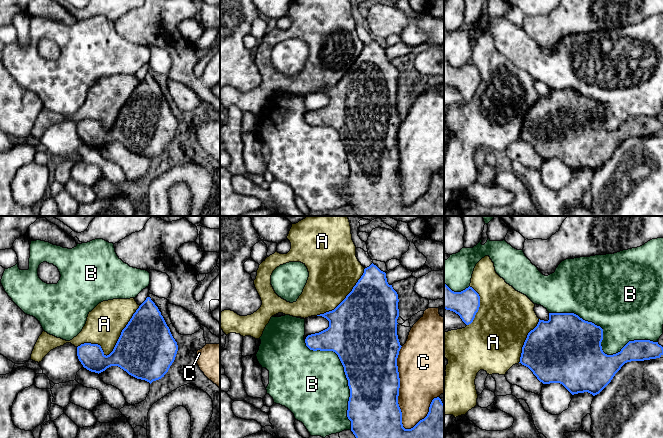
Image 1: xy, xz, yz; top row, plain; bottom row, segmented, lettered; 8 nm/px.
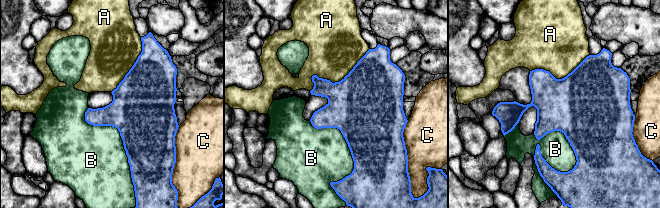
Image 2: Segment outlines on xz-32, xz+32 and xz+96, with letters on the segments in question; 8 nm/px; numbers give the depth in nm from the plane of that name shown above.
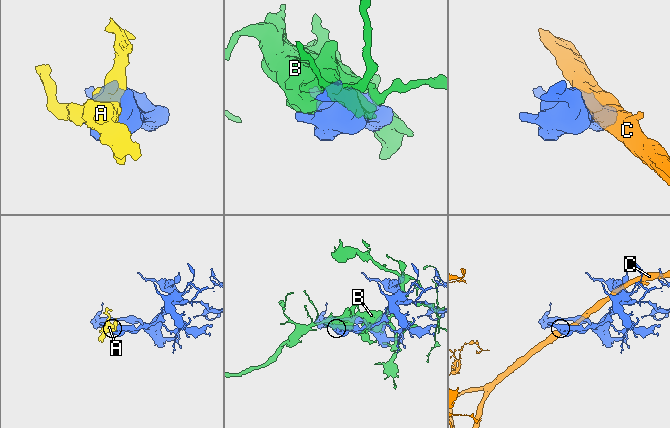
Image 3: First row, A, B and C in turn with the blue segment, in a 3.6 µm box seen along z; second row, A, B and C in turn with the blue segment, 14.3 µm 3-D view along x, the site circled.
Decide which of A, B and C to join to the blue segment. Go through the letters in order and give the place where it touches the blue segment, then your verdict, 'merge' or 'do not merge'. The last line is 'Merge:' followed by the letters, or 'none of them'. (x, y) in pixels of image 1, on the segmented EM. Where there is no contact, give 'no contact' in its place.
A: xy (114, 347) | do not merge
B: yz (602, 339) | do not merge
C: xz (398, 390) | do not merge
Merge: none of them

